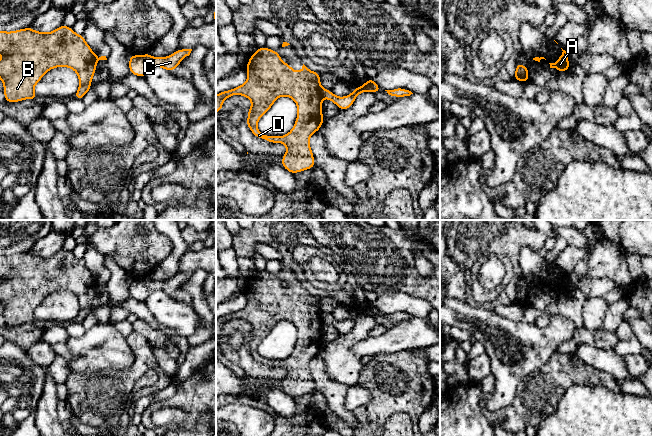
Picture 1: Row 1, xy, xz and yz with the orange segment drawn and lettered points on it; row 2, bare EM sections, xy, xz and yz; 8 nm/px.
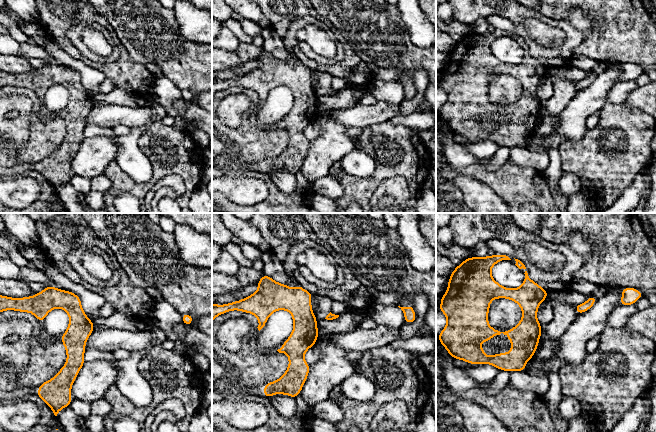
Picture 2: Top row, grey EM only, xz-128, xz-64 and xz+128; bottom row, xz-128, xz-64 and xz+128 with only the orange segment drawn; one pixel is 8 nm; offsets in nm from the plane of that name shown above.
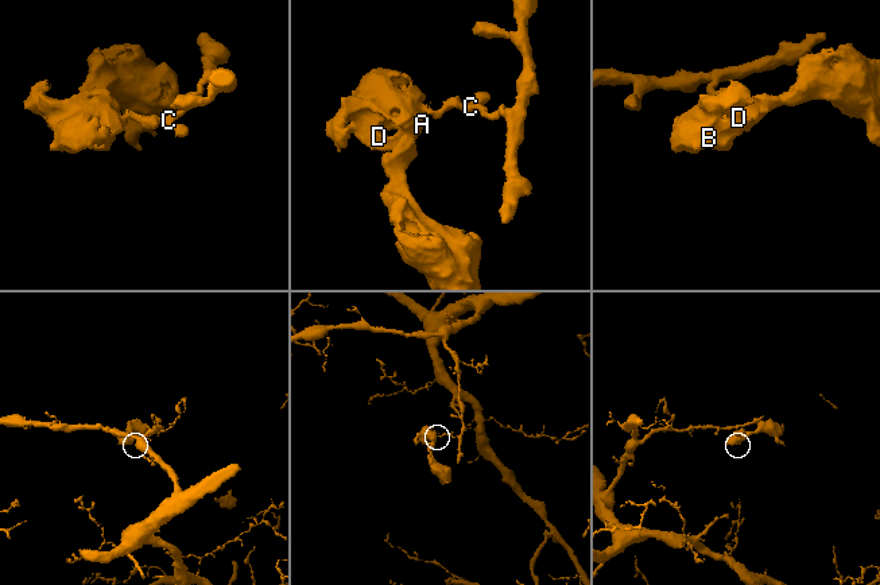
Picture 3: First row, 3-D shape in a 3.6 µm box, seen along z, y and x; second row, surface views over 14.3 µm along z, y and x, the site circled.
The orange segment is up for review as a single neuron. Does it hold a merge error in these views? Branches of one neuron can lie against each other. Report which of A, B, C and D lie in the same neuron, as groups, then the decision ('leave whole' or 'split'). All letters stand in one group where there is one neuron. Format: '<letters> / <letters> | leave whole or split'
A B D / C | split

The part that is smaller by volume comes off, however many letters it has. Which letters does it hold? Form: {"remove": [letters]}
{"remove": ["A", "B", "D"]}

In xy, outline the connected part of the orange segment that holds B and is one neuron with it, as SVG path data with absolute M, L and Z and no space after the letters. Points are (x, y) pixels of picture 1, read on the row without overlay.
M61 249L56 254L48 256L48 257L42 257L42 256L35 255L31 251L12 255L12 256L0 255L0 278L3 279L3 282L0 283L0 304L4 308L3 316L5 318L5 325L9 326L9 327L18 326L18 325L22 325L25 323L33 323L36 325L38 323L38 320L36 320L34 317L35 309L41 304L41 302L45 299L45 297L47 295L49 295L53 292L56 292L56 291L69 291L69 292L72 292L77 297L79 306L80 306L80 310L79 310L74 322L77 324L82 324L84 319L91 313L91 305L95 298L96 288L98 286L98 281L94 278L94 276L92 275L90 270L86 267L84 260L76 258L72 254L72 251L68 251L68 250L64 250L64 249Z

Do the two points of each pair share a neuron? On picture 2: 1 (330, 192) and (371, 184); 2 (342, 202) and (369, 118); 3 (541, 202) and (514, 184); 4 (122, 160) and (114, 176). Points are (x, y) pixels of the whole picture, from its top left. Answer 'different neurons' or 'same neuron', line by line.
1: different neurons
2: different neurons
3: same neuron
4: different neurons

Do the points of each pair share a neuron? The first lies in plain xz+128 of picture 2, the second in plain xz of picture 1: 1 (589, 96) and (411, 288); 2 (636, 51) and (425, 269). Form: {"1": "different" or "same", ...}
{"1": "different", "2": "different"}

